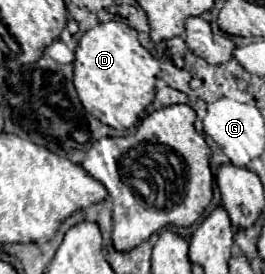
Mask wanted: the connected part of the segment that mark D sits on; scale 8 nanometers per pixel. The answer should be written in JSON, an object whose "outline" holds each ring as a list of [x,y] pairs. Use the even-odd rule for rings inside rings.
{"outline":[[[98,23],[78,41],[74,59],[74,87],[78,97],[90,115],[114,129],[130,129],[138,123],[144,109],[154,101],[158,73],[160,61],[140,45],[138,33],[126,23]]]}

